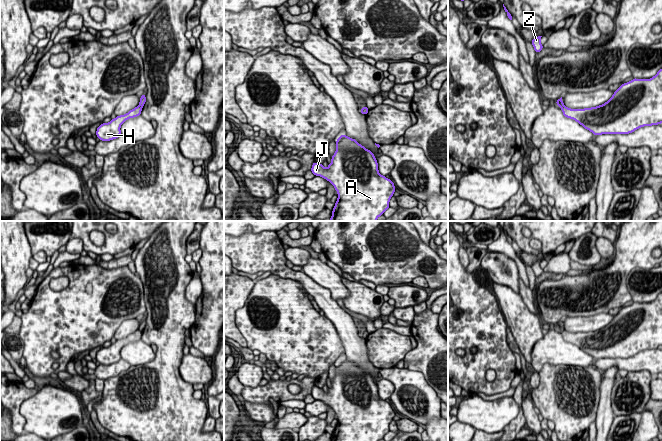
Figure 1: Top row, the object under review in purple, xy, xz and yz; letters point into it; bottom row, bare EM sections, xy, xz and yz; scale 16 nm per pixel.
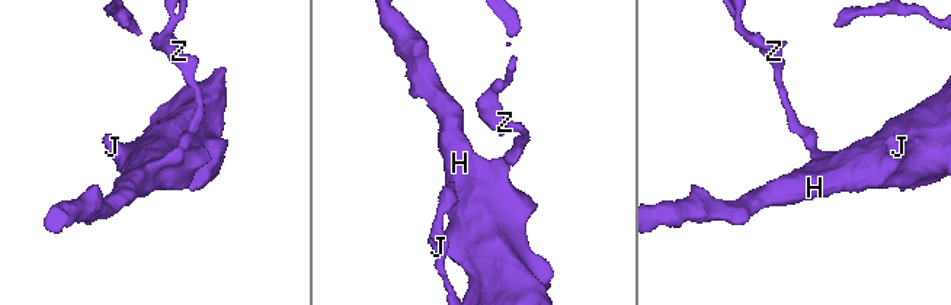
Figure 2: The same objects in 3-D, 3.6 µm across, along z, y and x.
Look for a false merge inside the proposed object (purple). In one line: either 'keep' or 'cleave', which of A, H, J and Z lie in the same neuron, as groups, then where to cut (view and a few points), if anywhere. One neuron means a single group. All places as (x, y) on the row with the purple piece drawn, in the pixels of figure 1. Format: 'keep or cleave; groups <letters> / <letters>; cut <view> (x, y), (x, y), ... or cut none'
cleave; groups A H J / Z; cut xy (138, 106), (141, 108)

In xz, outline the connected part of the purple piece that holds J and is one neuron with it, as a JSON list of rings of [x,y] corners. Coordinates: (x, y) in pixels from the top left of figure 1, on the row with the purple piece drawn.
[[[341,135],[336,140],[337,150],[326,169],[314,162],[311,171],[329,181],[338,192],[338,199],[330,221],[376,221],[390,207],[389,201],[395,192],[394,183],[378,171],[374,154],[355,139]]]

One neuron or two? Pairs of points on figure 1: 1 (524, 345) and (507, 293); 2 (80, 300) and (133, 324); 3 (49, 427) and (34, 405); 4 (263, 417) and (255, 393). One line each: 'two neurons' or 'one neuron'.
1: one neuron
2: two neurons
3: one neuron
4: two neurons

